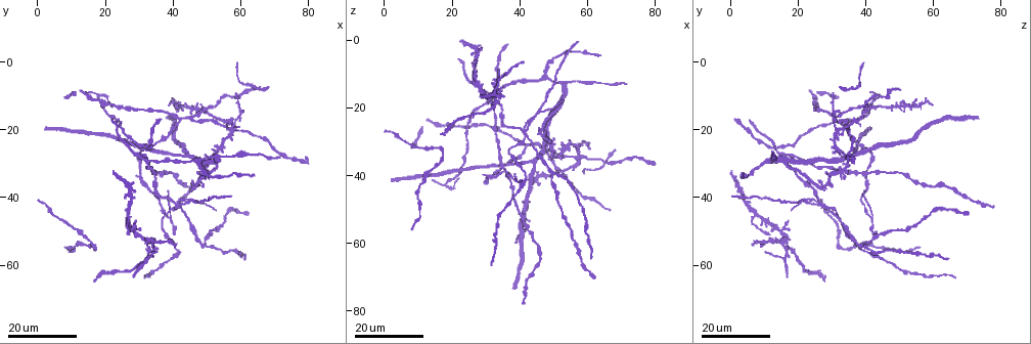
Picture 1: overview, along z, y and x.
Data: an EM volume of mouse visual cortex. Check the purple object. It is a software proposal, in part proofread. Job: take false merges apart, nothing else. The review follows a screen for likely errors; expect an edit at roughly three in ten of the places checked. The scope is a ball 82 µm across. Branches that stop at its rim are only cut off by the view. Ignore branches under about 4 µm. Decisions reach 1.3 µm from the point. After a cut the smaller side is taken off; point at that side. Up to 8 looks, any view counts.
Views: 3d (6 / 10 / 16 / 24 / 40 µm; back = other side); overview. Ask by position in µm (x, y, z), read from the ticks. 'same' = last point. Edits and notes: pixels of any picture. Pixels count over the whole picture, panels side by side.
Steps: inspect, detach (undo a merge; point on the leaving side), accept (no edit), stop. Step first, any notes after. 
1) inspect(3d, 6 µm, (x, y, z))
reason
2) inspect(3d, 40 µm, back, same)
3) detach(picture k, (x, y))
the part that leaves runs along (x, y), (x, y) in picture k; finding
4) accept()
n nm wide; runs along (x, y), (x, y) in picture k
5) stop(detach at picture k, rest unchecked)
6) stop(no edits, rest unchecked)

inspect(3d, 24 µm, (41.0, 42.5, 27.0))
thin arm on a thick one

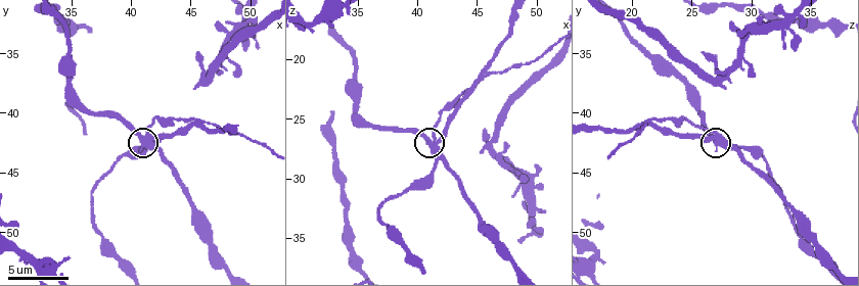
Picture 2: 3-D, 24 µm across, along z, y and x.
inspect(3d, 10 µm, (41.6, 42.4, 27.2))

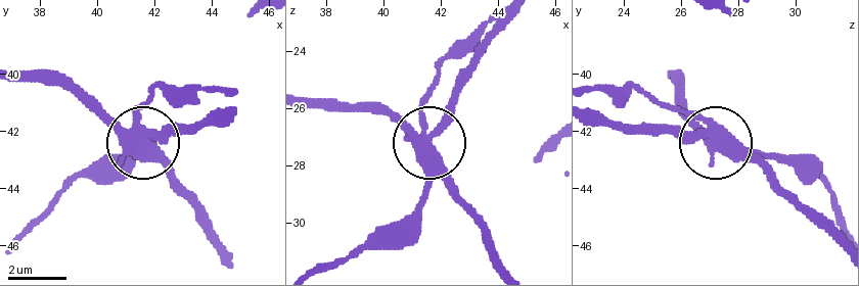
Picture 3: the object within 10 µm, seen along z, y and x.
detach(picture 3, (446, 106))
the part that leaves runs along (420, 138), (445, 111), (501, 16) in picture 3; a second cell is stuck on

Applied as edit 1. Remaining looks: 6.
inspect(overview)

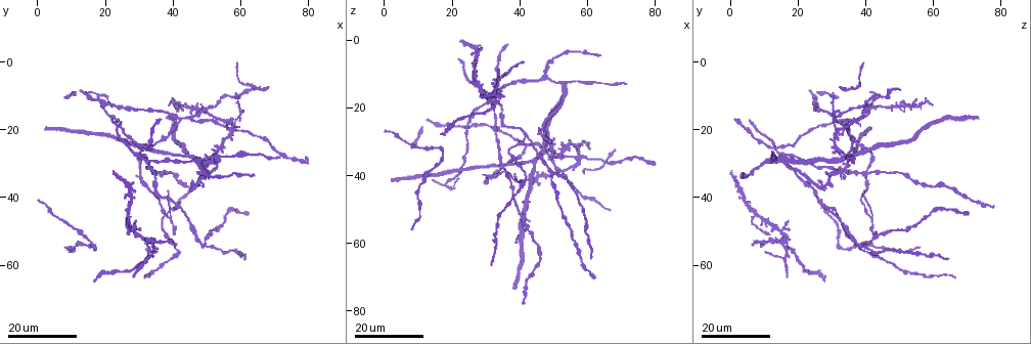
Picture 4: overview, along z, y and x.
inspect(3d, 16 µm, (39.5, 45.5, 41.5))
a fork

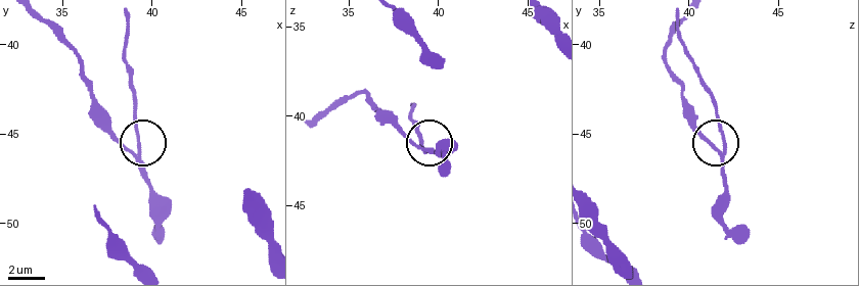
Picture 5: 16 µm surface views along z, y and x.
inspect(3d, 10 µm, (39.3, 45.9, 42.0))
closer look

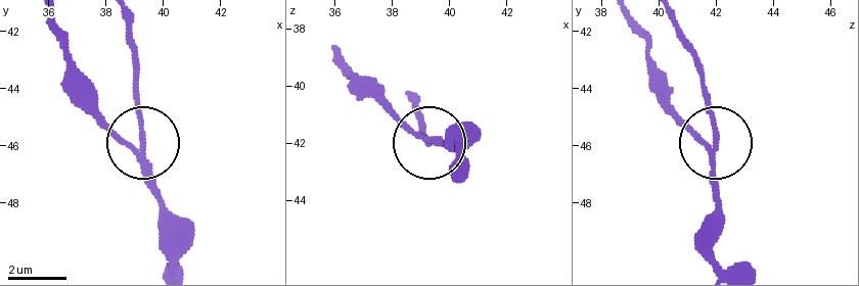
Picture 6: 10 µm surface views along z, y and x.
accept()
runs along (629, 19), (646, 42), (657, 93), (715, 146), (715, 215) in picture 6; all the same cell

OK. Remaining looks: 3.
inspect(3d, 16 µm, (18.5, 9.5, 43.0))

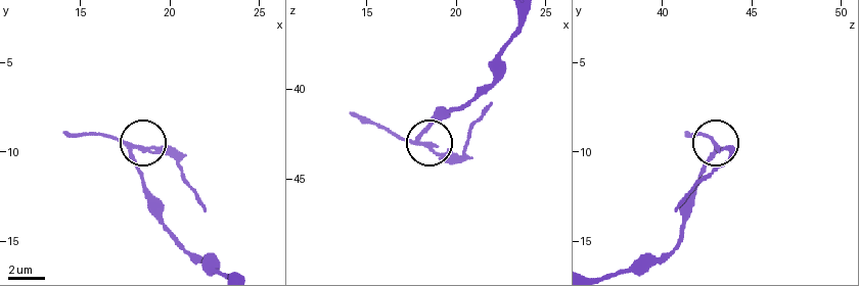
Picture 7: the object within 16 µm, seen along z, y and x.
inspect(3d, 10 µm, (18.4, 9.9, 43.0))

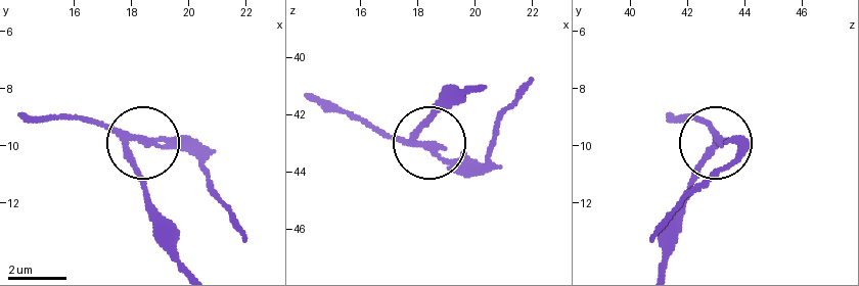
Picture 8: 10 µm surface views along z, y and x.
accept()
continuous, no second cell

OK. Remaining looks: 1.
stop(detach at picture 3, rest unchecked)

